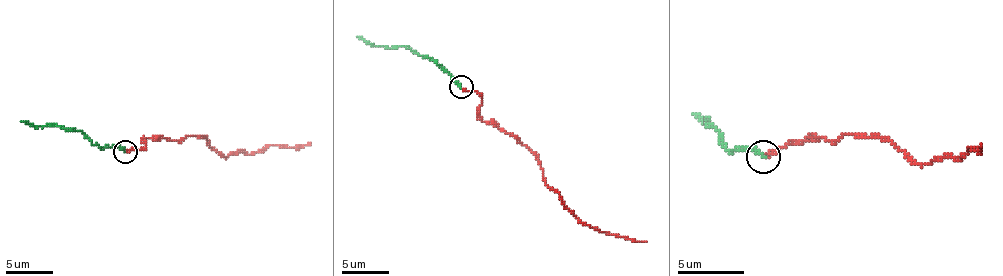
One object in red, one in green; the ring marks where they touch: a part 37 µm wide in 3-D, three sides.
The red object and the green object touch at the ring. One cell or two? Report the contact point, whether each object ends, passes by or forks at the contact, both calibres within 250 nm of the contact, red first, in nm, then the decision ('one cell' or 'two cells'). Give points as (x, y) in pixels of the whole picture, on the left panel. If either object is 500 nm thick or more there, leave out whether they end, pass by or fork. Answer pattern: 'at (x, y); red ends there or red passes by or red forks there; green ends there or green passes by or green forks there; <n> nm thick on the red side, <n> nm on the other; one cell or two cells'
at (125, 151); red ends there; green ends there; 150 nm thick on the red side, 190 nm on the other; one cell

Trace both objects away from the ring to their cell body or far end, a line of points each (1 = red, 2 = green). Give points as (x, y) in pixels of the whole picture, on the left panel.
1: (127, 152), (146, 145), (148, 138), (197, 135), (223, 157), (310, 142)
2: (124, 152), (98, 147), (80, 131), (21, 121)

